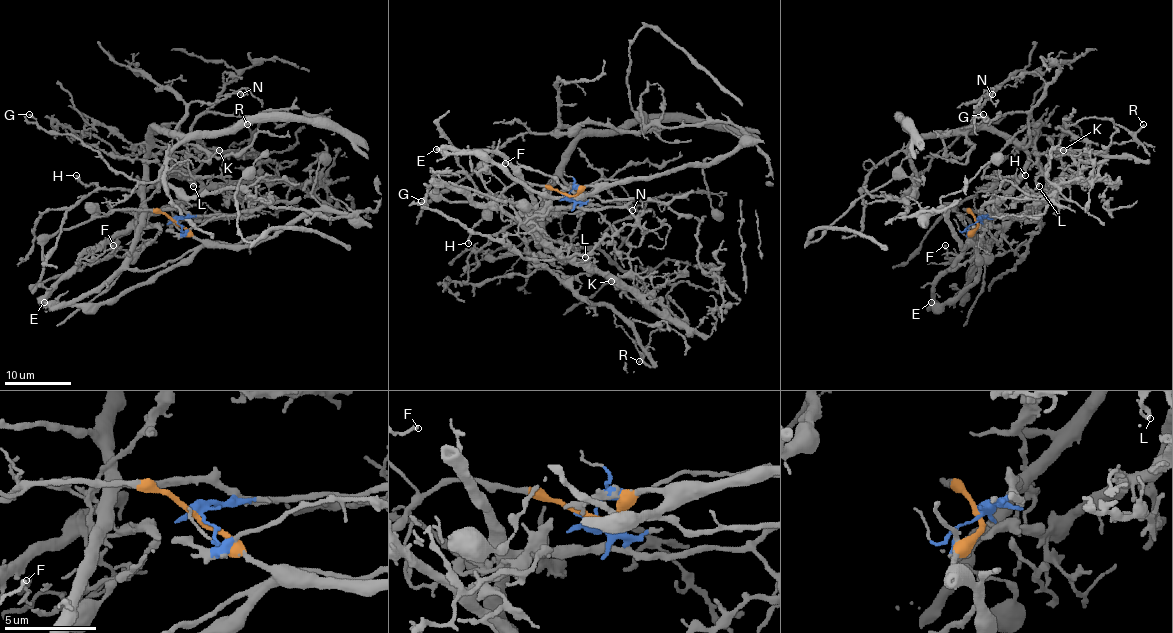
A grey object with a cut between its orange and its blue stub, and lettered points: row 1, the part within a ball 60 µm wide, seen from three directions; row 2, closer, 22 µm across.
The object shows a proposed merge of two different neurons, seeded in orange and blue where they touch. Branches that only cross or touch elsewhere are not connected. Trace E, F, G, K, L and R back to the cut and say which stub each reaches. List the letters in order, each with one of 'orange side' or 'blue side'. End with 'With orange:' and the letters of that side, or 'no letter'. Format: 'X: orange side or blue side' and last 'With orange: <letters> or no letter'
E: orange side
F: blue side
G: orange side
K: blue side
L: blue side
R: blue side
With orange: E, G

